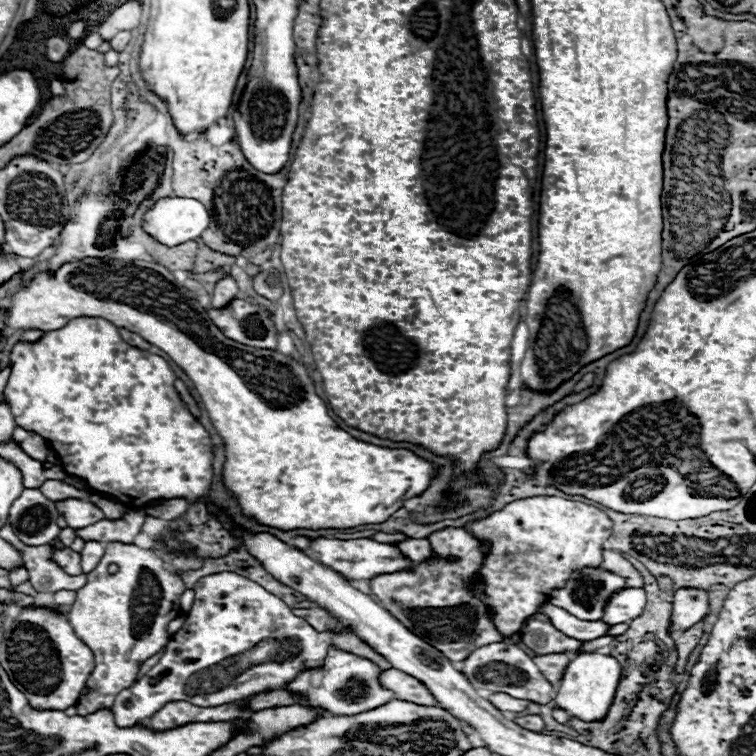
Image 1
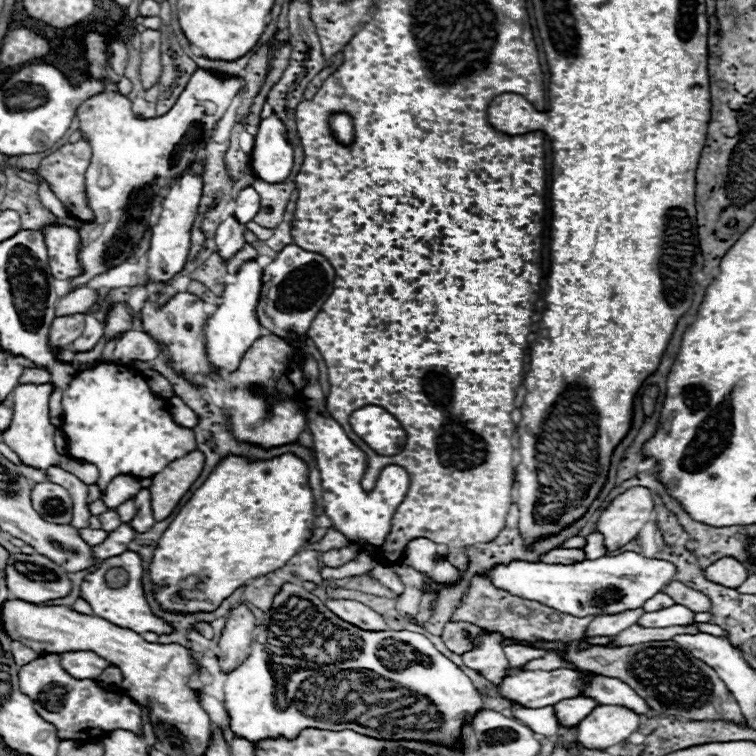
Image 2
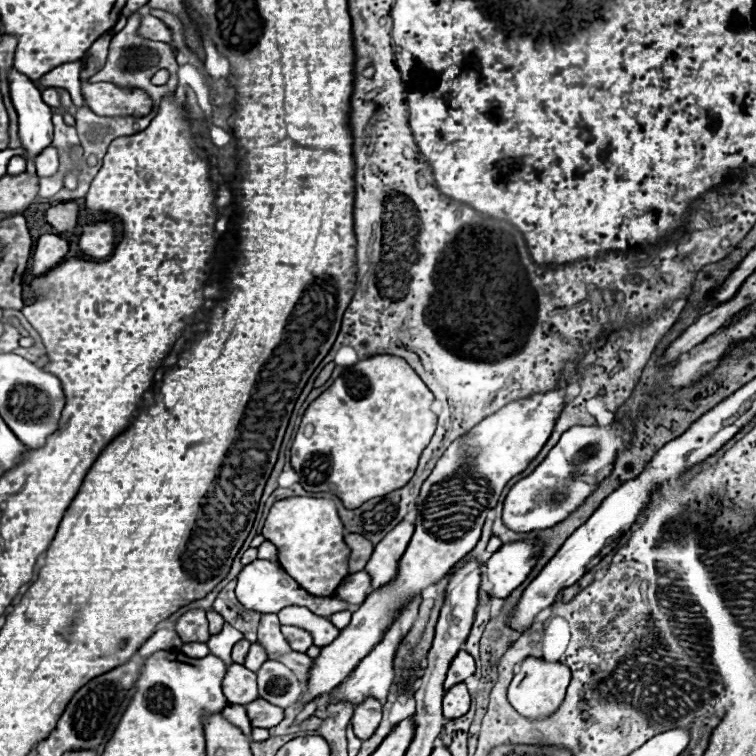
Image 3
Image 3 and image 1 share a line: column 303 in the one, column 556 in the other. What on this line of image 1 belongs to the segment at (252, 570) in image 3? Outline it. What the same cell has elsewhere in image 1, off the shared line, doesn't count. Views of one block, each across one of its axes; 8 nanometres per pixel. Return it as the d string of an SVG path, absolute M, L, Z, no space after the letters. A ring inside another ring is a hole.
M598 568L576 570L566 588L550 594L550 604L564 608L580 620L600 620L608 600L626 588L626 580L614 572Z

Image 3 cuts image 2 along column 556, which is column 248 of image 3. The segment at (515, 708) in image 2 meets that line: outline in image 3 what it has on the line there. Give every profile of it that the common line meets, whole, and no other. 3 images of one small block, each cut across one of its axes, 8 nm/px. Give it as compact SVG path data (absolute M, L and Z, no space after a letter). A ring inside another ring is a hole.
M228 704L222 712L224 712L224 716L228 716L228 720L232 720L232 724L236 724L236 726L246 734L246 736L250 736L252 726L250 726L250 720L248 720L248 716L246 716L246 712L244 712L242 706Z

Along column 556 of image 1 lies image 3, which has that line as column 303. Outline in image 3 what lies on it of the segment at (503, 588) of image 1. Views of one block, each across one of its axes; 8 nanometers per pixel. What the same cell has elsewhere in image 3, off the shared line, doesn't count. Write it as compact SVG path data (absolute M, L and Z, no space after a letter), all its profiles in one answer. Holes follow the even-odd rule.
M294 496L276 502L268 512L262 536L278 548L282 568L314 596L332 596L348 574L350 548L344 544L344 528L332 500Z

